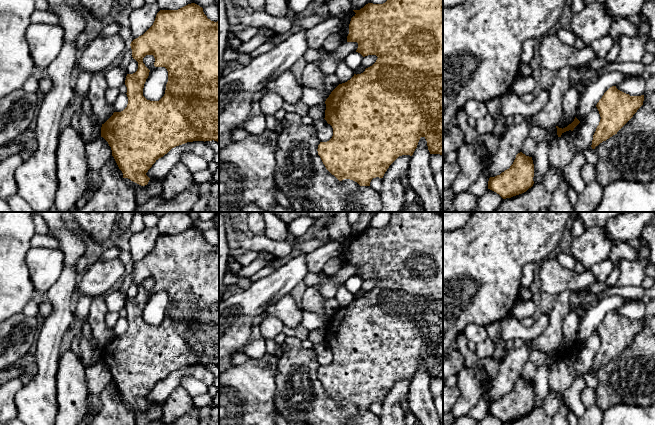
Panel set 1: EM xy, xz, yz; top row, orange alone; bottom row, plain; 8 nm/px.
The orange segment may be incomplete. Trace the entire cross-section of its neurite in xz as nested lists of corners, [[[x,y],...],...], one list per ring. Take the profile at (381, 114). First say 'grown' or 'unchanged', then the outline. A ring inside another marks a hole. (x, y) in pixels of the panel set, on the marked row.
unchanged; [[[387,0],[383,4],[368,3],[351,18],[347,42],[357,42],[356,52],[363,57],[376,55],[376,62],[361,74],[354,76],[345,83],[339,84],[326,99],[325,120],[333,128],[333,136],[327,142],[320,142],[318,155],[326,169],[339,181],[350,179],[360,186],[370,186],[373,178],[383,178],[389,166],[402,155],[412,156],[421,137],[427,141],[430,154],[443,156],[443,0]]]

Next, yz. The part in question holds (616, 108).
unchanged; [[[610,87],[597,103],[600,122],[592,140],[592,149],[606,141],[633,117],[643,105],[644,95],[630,96],[616,88]]]

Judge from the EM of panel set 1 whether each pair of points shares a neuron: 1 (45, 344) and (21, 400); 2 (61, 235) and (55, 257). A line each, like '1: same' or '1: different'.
1: same
2: different

